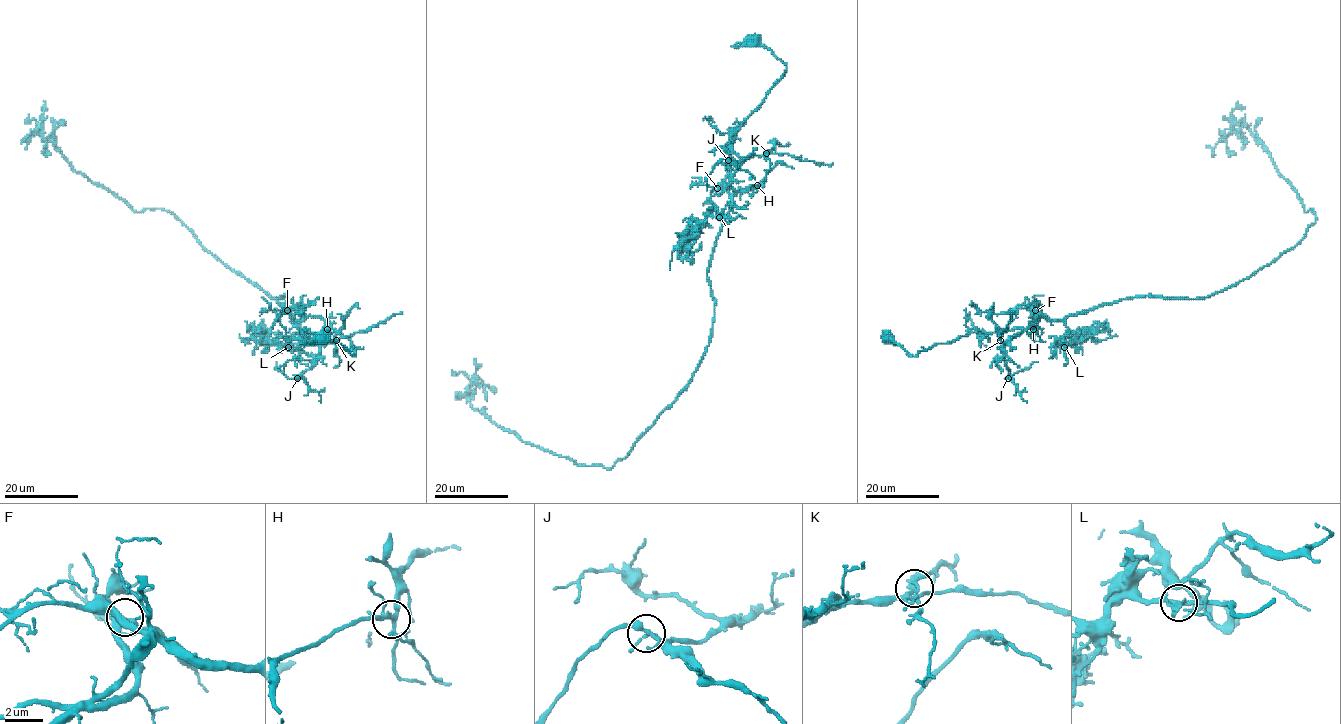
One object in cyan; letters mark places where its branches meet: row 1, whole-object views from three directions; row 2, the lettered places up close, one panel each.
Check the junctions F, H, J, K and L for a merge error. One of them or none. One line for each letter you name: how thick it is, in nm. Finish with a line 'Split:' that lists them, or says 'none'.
L: Thickness 220 nm
Split: L

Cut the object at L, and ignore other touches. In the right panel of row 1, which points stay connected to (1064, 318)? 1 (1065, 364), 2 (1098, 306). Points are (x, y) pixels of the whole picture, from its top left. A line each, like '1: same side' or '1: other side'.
1: other side
2: same side

